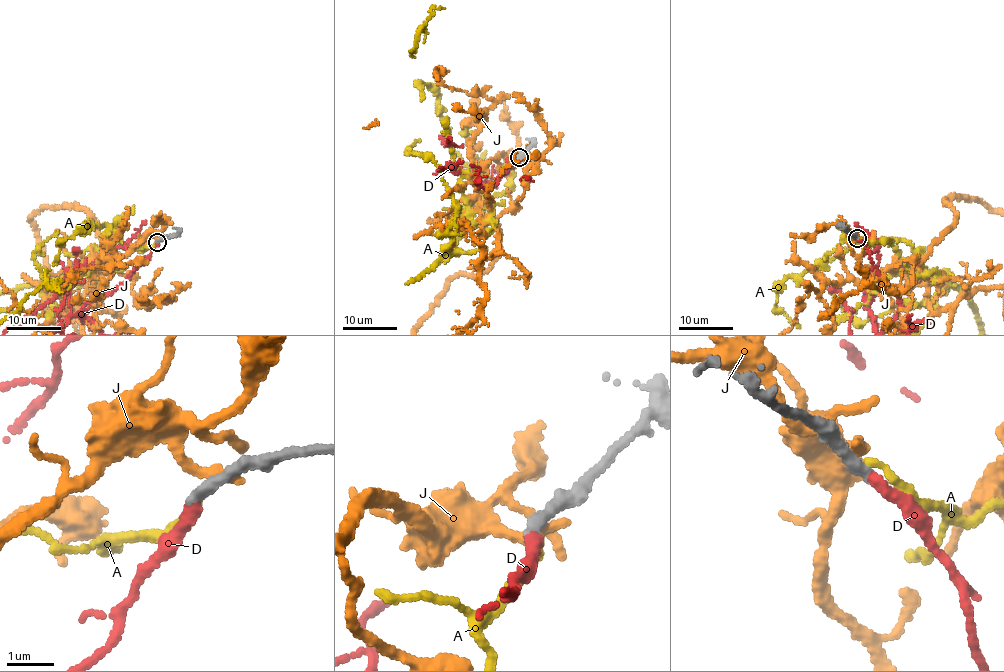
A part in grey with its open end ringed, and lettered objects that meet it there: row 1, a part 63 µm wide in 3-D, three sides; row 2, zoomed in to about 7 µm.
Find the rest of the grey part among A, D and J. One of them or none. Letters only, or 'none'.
D

